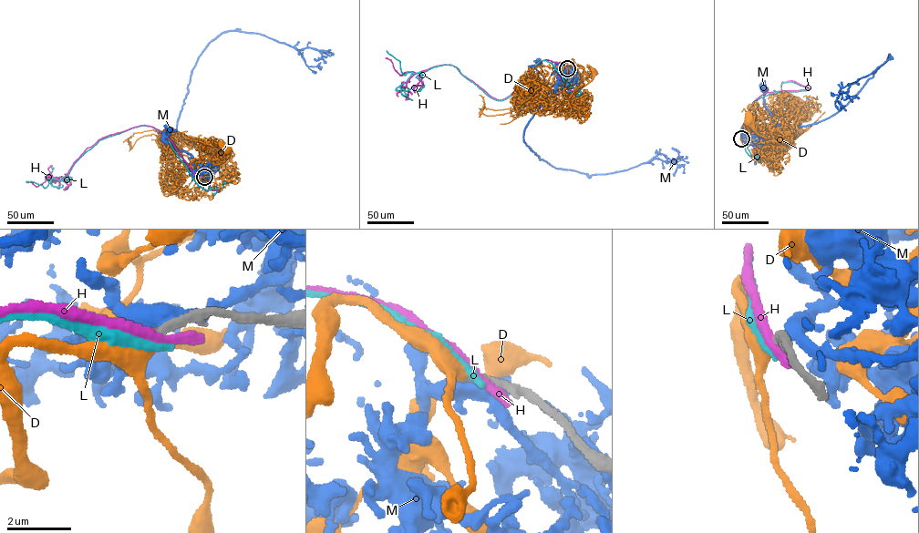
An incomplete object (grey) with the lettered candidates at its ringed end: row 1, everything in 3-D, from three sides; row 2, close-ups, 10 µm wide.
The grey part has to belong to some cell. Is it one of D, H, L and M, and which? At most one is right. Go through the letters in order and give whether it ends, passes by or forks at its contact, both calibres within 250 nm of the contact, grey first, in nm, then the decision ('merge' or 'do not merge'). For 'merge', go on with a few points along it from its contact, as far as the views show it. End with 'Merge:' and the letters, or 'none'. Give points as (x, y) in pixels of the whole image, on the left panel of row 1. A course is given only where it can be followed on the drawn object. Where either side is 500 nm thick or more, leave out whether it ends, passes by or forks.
D: it passes by; calibres 320 and 400 nm; merge; course (204, 177), (199, 181), (193, 178), (209, 169), (211, 157), (225, 154), (227, 149)
H: it passes by; calibres 380 and 280 nm; do not merge
L: it ends; calibres 360 and 360 nm; do not merge
M: it passes by; calibres 260 and 400 nm; do not merge
Merge: D

